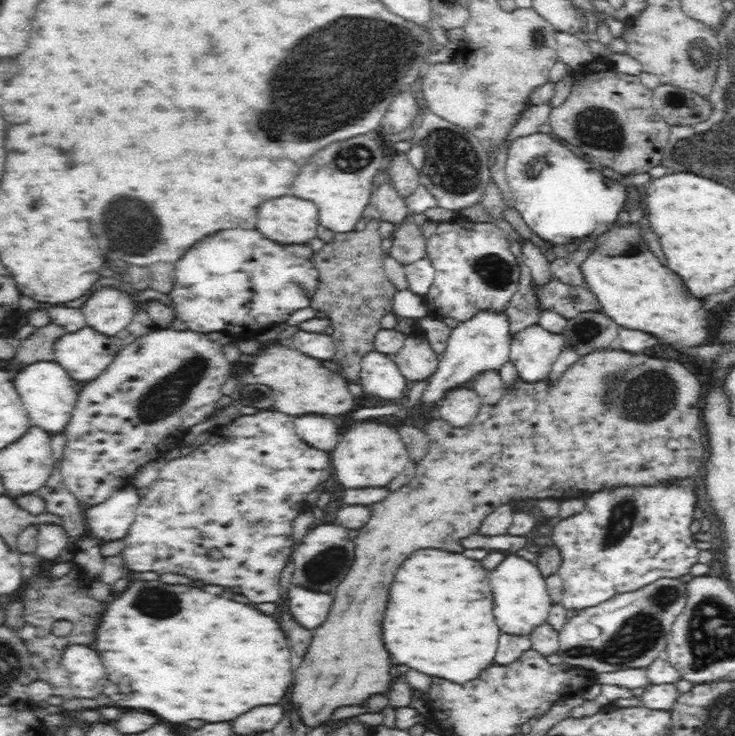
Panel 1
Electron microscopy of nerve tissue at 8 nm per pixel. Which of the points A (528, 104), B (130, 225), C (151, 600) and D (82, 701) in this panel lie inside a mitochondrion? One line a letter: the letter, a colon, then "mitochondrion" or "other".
A: other
B: mitochondrion
C: mitochondrion
D: other

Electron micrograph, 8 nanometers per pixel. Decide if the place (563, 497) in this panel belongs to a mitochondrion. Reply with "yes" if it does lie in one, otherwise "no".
no

